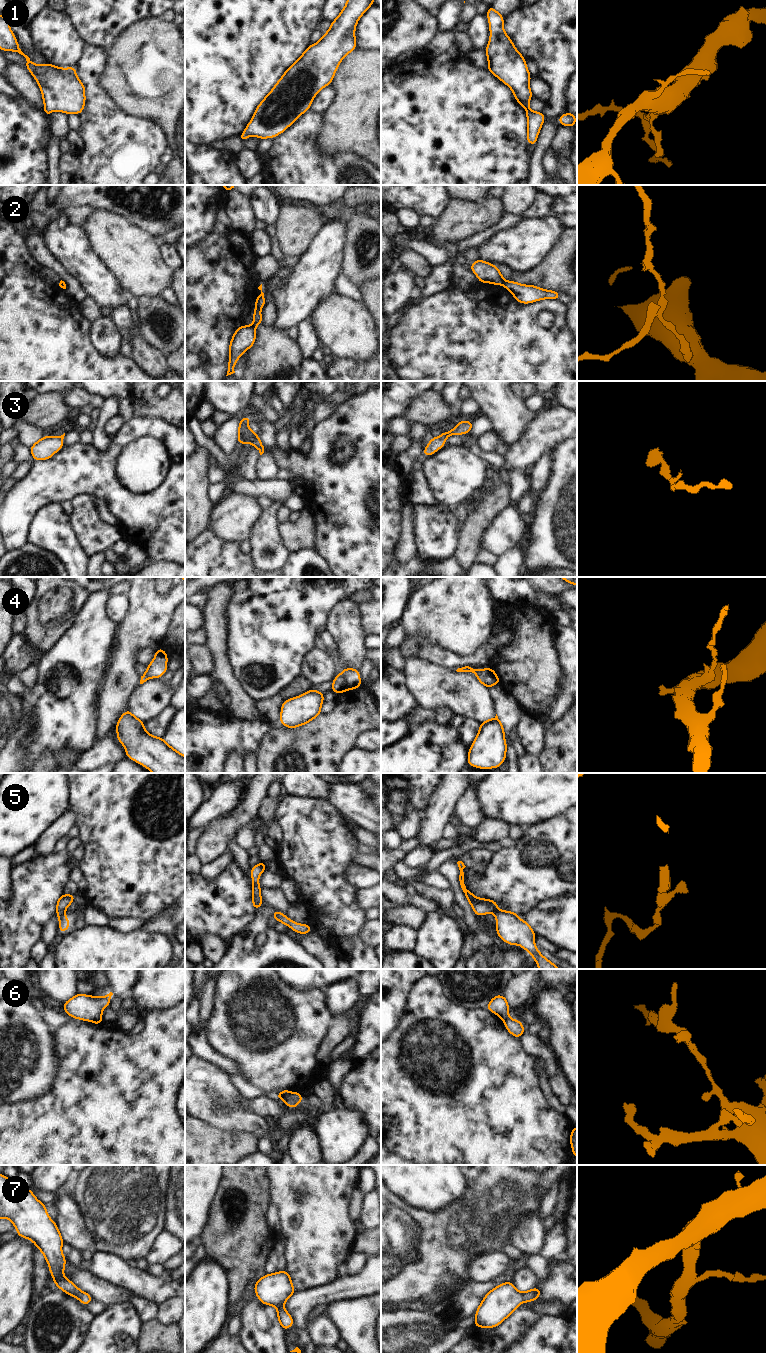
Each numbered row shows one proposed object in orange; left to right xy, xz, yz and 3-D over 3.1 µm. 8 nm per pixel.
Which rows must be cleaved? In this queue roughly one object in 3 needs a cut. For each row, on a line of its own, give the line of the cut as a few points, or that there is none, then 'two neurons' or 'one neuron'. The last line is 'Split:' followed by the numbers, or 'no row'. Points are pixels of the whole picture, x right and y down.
1: no cut | one neuron
2: xz (256, 306), (260, 308) | two neurons
3: no cut | one neuron
4: xz (341, 673), (348, 689) | two neurons
5: no cut | one neuron
6: xz (290, 1092), (280, 1098) | two neurons
7: no cut | one neuron
Split: 2, 4, 6

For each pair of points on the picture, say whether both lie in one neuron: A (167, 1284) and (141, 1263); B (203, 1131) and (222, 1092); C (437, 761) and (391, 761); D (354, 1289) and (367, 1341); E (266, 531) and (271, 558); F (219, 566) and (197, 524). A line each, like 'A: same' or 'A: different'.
A: different
B: different
C: same
D: different
E: same
F: different

